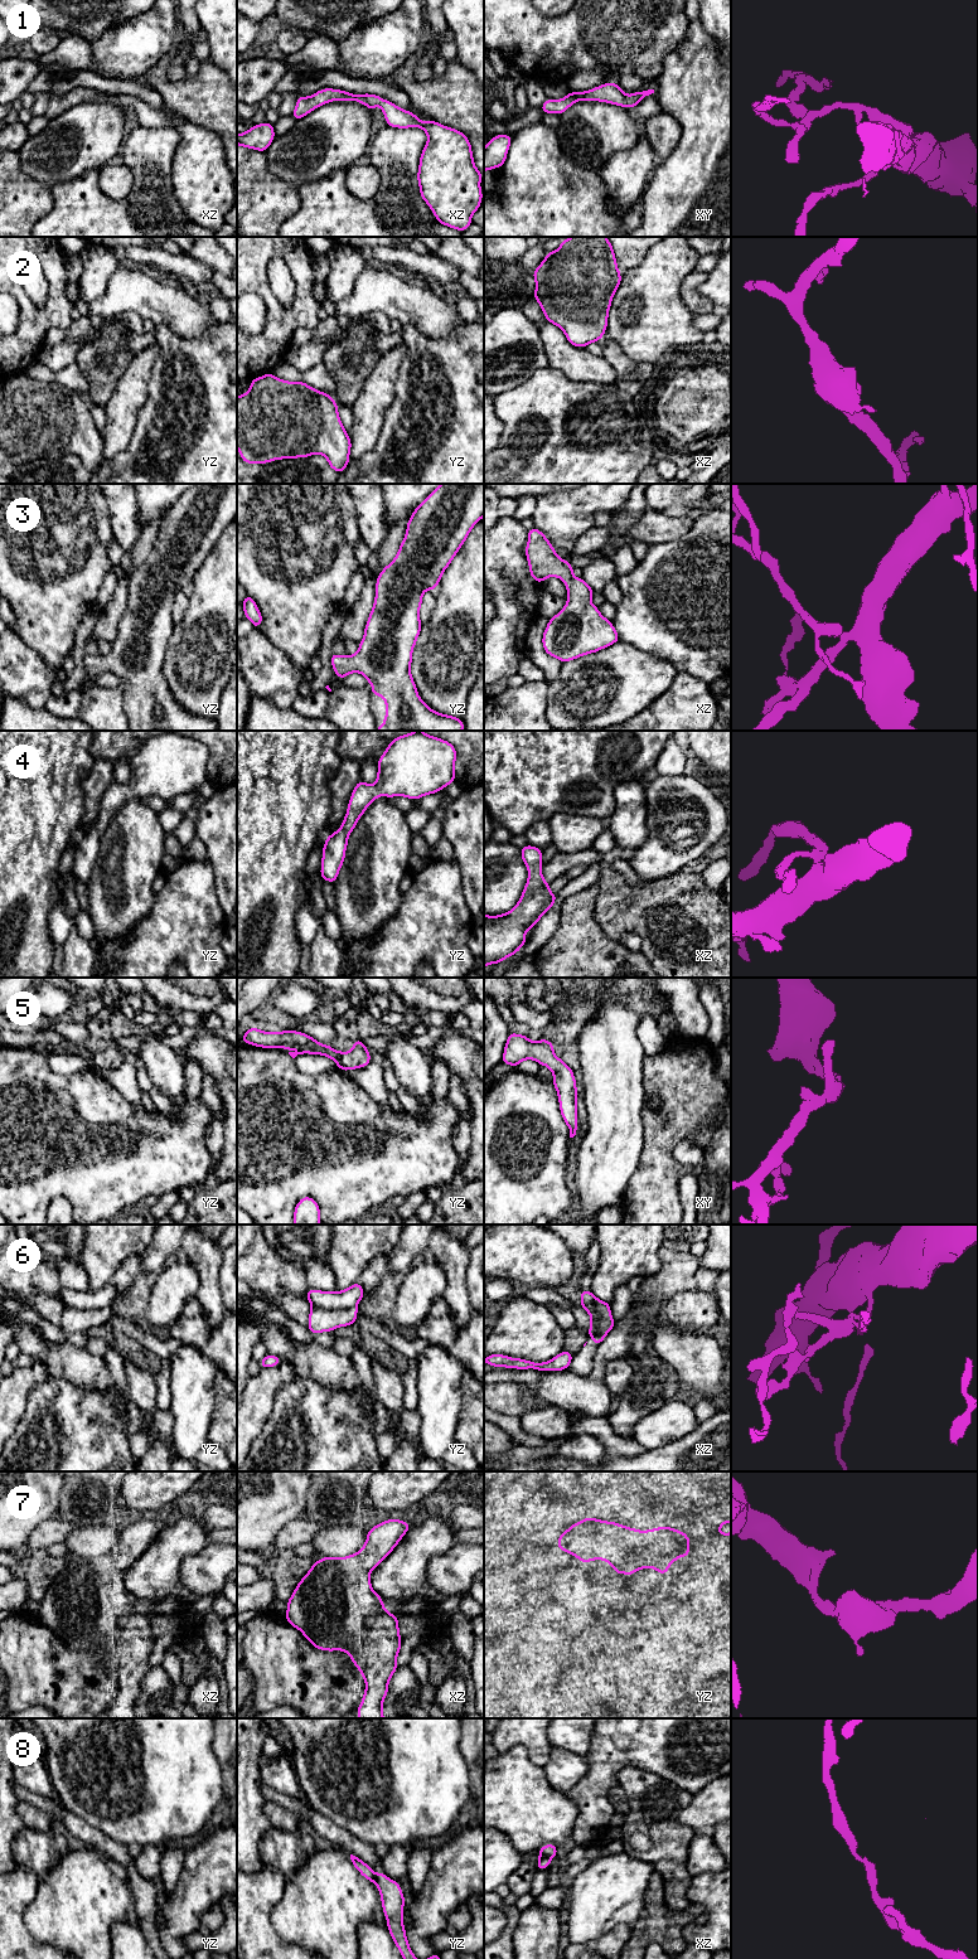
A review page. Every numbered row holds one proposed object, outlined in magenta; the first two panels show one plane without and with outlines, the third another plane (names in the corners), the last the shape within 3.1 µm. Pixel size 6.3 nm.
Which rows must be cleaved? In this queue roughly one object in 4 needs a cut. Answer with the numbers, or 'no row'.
6, 8

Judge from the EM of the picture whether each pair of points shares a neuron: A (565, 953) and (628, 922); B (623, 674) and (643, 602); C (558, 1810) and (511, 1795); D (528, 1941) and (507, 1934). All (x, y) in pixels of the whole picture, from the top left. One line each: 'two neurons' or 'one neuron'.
A: two neurons
B: two neurons
C: one neuron
D: two neurons

